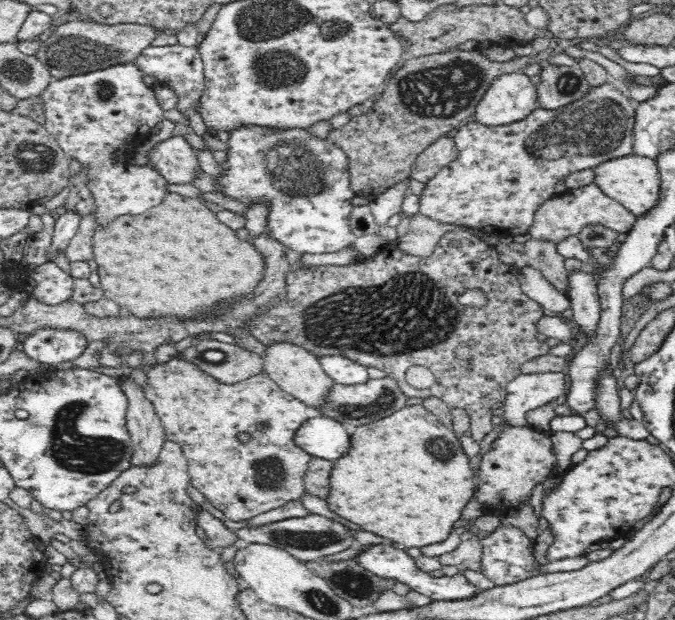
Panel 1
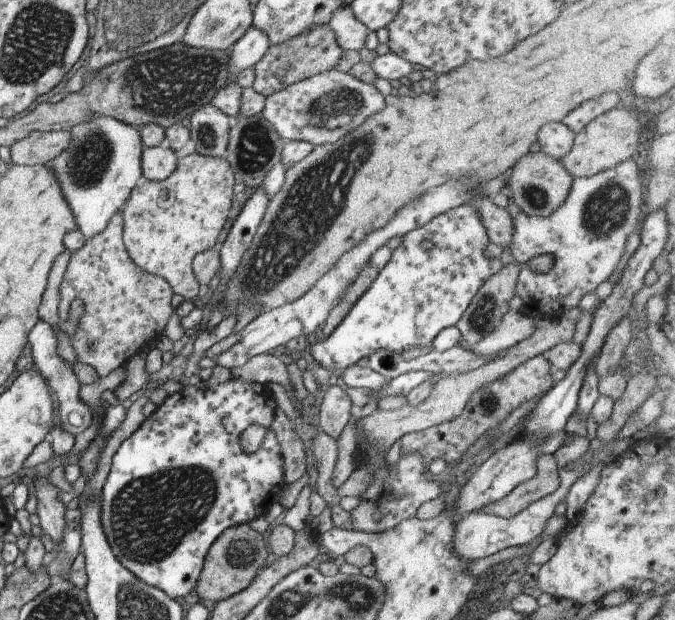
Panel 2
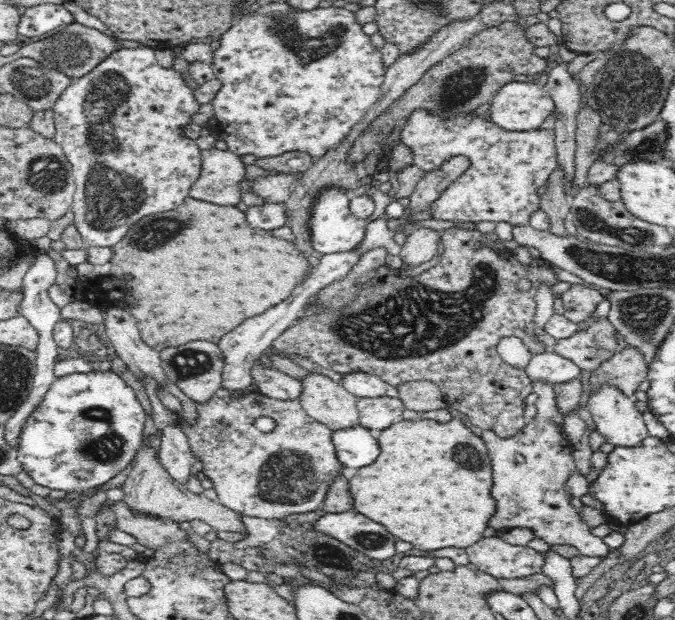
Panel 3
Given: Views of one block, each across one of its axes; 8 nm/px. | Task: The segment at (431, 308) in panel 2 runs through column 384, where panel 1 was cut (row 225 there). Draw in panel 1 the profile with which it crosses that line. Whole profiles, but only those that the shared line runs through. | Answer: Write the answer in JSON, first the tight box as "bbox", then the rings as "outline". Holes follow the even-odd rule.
{"bbox":[215,126,356,255],"outline":[[[240,126],[230,132],[228,152],[221,159],[222,176],[215,178],[224,196],[250,204],[267,204],[266,230],[284,247],[300,255],[339,253],[356,240],[350,229],[353,192],[349,180],[348,156],[327,137],[316,137],[309,130],[265,130],[260,126]]]}

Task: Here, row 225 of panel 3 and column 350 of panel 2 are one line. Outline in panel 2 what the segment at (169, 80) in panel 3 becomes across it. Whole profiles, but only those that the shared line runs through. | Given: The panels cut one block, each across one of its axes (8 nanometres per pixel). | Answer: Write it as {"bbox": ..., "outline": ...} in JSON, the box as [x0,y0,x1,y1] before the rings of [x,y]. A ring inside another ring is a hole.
{"bbox":[262,69,385,147],"outline":[[[332,69],[291,84],[265,98],[262,114],[285,141],[306,140],[314,147],[336,142],[384,108],[385,96],[373,85]]]}

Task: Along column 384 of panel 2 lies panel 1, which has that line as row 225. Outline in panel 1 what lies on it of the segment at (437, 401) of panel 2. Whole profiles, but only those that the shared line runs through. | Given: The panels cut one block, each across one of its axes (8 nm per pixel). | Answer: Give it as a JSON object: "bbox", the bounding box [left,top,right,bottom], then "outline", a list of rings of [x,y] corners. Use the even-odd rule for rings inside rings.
{"bbox":[395,212,466,257],"outline":[[[418,212],[415,215],[409,216],[409,229],[404,236],[398,237],[397,240],[395,240],[395,244],[397,244],[401,251],[404,251],[407,254],[418,257],[428,257],[434,252],[434,247],[438,244],[438,241],[447,232],[454,230],[465,231],[466,227],[462,225],[441,223]]]}

